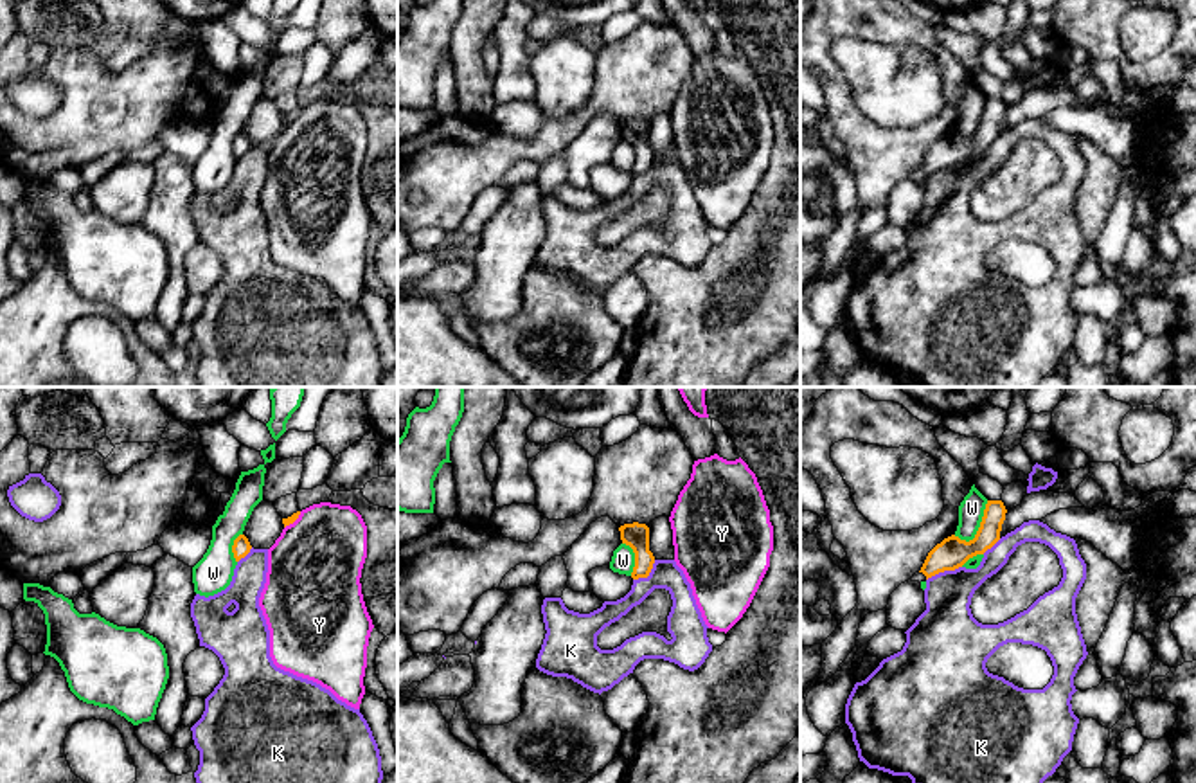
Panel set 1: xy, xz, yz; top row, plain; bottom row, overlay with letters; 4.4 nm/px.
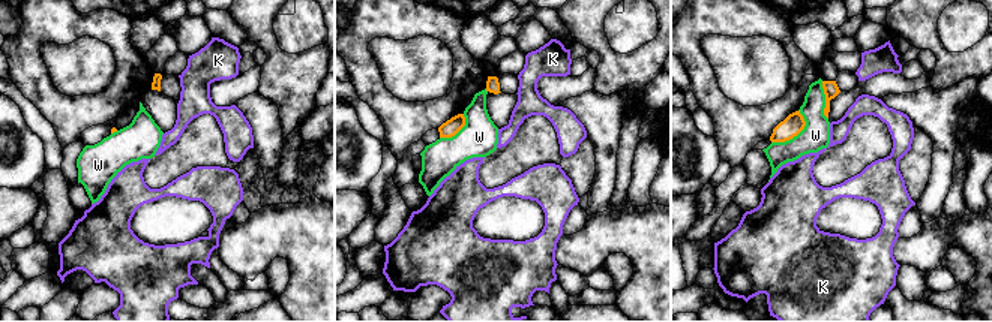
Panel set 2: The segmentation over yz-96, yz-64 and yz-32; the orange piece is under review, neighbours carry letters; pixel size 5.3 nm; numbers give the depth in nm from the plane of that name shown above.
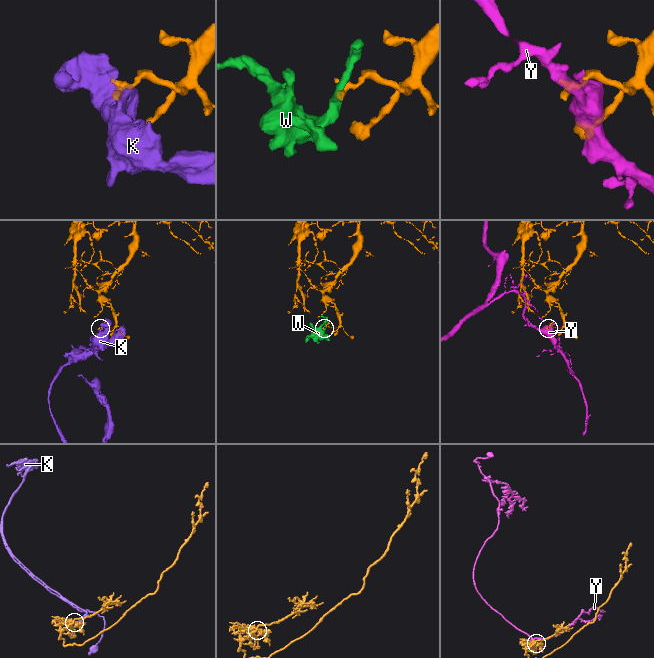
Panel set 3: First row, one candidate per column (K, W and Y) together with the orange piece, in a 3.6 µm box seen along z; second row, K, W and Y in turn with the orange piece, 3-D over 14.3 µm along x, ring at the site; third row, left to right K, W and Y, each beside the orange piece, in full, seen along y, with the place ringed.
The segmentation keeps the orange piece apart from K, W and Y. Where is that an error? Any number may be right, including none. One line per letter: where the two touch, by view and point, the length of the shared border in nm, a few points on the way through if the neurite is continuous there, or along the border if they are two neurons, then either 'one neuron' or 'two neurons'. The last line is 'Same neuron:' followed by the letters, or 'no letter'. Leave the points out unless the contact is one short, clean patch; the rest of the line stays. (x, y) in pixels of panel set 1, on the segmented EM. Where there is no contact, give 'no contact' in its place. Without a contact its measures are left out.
K: yz (943, 571) | 170 nm | two neurons
W: yz (979, 528) | 220 nm | along yz (988, 501), (977, 533), (968, 540), (955, 537) | two neurons
Y: xy (294, 521) | 110 nm | two neurons
Same neuron: no letter

